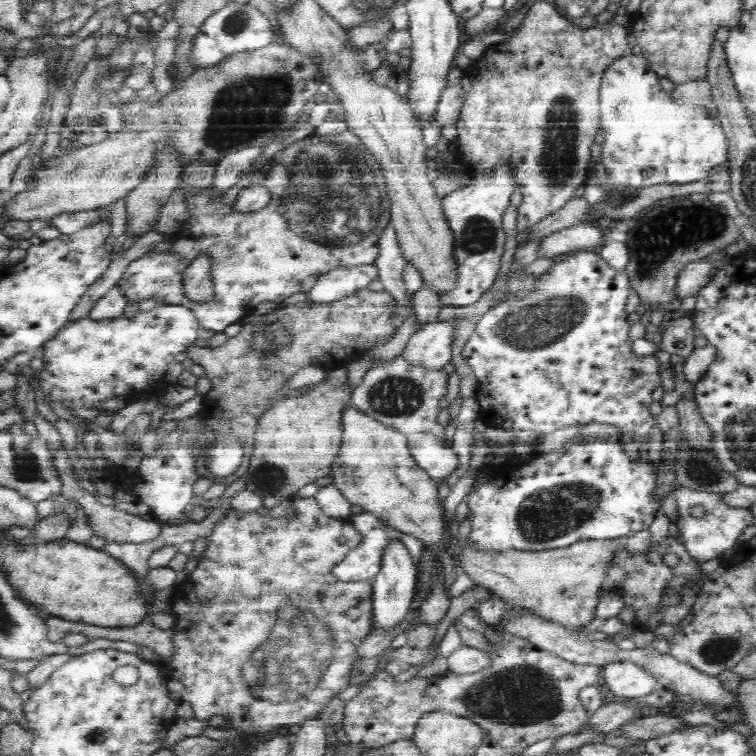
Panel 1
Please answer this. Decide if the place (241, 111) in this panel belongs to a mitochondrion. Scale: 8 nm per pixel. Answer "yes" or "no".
yes

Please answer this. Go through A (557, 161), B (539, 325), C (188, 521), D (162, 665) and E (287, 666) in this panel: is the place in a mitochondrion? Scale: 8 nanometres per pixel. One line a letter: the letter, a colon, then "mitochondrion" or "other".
A: mitochondrion
B: mitochondrion
C: other
D: other
E: mitochondrion

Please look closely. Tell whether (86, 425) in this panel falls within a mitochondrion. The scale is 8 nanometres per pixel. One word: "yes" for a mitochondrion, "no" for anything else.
no

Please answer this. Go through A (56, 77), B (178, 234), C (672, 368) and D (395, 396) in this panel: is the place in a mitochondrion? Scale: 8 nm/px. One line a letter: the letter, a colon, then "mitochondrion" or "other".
A: other
B: other
C: other
D: mitochondrion

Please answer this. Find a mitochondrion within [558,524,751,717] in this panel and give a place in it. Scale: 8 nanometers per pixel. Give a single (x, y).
(718, 648)

